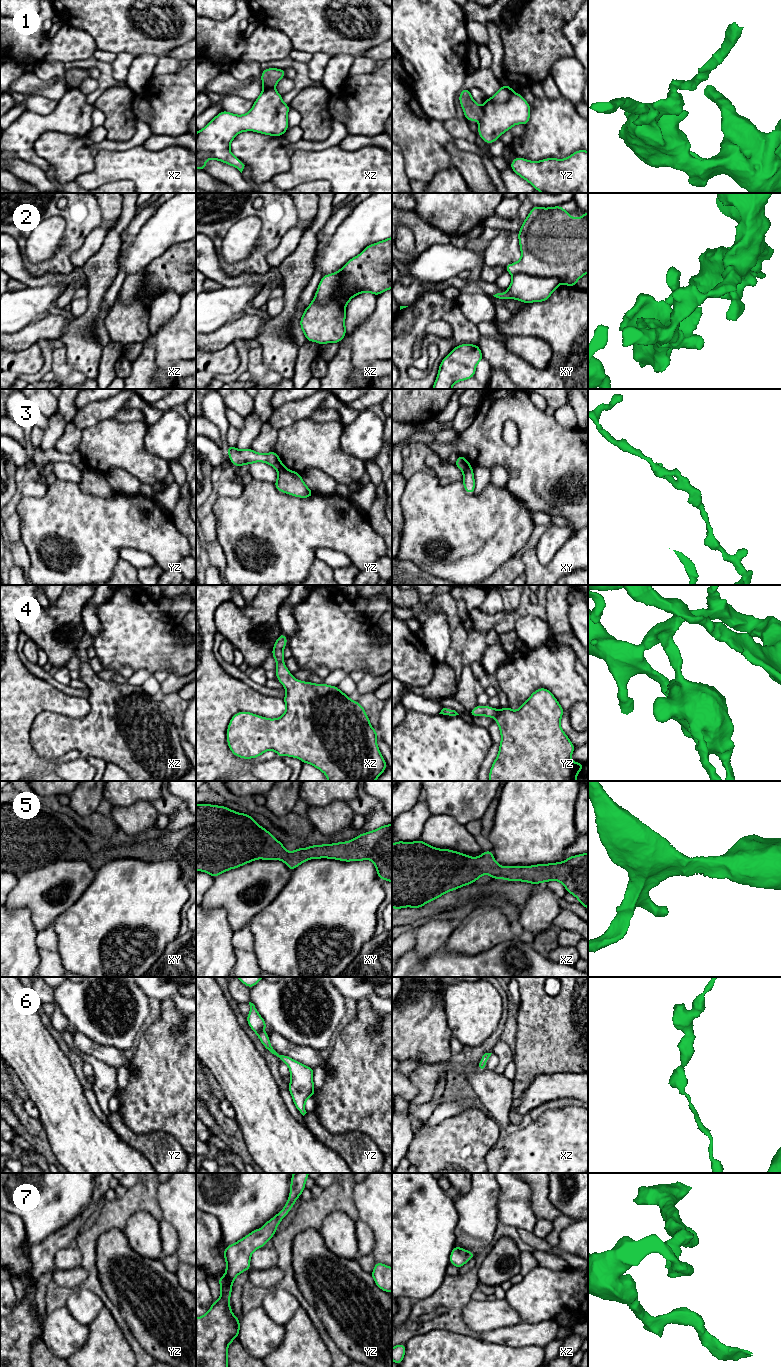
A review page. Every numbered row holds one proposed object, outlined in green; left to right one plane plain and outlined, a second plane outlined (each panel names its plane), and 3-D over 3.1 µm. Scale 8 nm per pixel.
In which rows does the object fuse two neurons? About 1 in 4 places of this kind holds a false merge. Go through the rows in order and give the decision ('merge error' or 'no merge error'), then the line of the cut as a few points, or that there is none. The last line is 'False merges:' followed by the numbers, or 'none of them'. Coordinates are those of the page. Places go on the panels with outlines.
1: merge error | yz (482, 106), (482, 116), (479, 120)
2: no merge error | no cut
3: merge error | xy (471, 466), (463, 471)
4: no merge error | no cut
5: no merge error | no cut
6: no merge error | no cut
7: no merge error | no cut
False merges: 1, 3

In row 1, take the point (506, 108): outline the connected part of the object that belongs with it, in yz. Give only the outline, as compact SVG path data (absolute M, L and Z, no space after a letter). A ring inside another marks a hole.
M503 85L482 106L478 134L490 145L516 124L527 125L531 106L522 95L514 92L510 85Z

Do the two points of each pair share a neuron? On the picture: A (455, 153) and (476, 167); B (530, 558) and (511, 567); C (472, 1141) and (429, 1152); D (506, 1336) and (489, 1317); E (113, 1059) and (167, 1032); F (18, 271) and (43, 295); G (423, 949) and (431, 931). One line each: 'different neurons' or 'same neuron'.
A: same neuron
B: different neurons
C: same neuron
D: different neurons
E: different neurons
F: different neurons
G: same neuron

